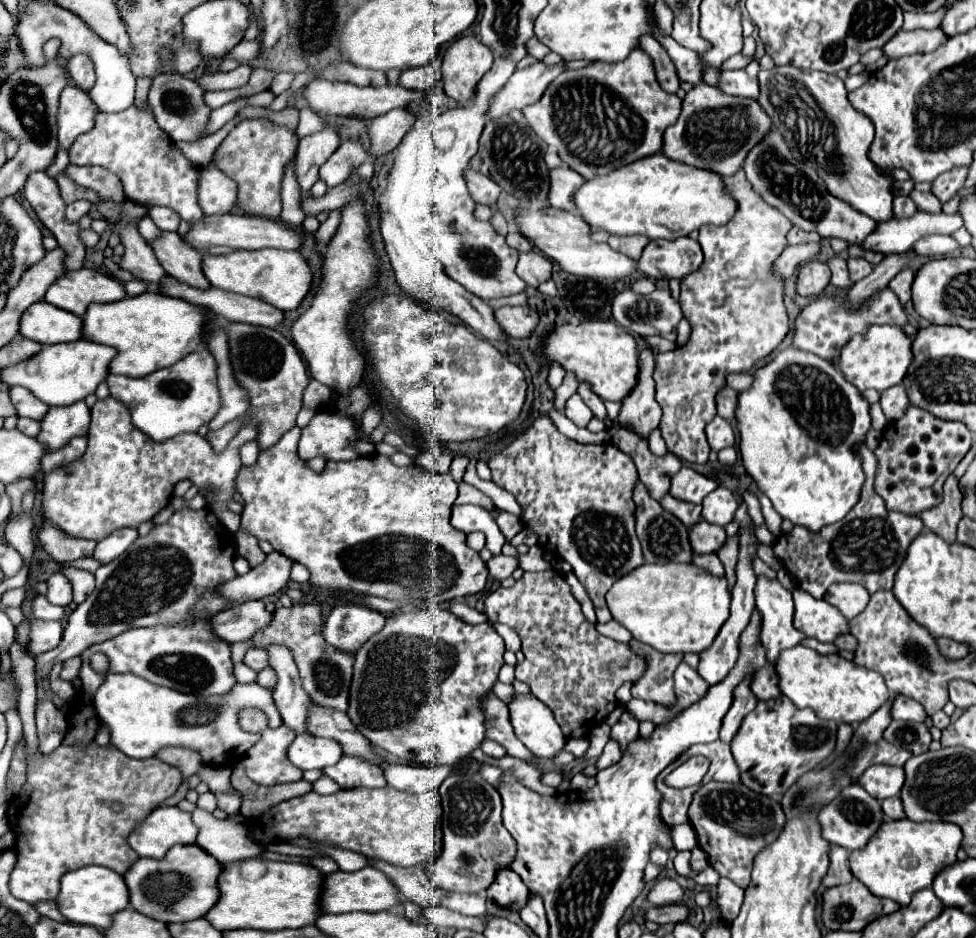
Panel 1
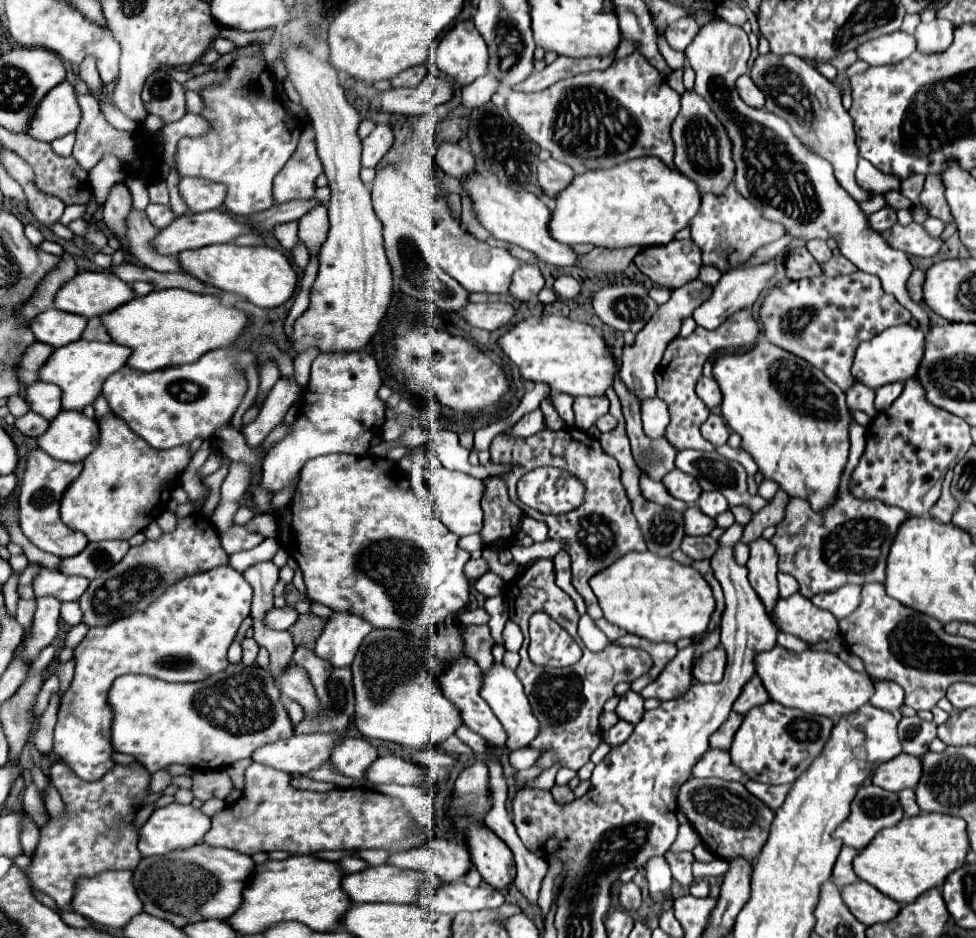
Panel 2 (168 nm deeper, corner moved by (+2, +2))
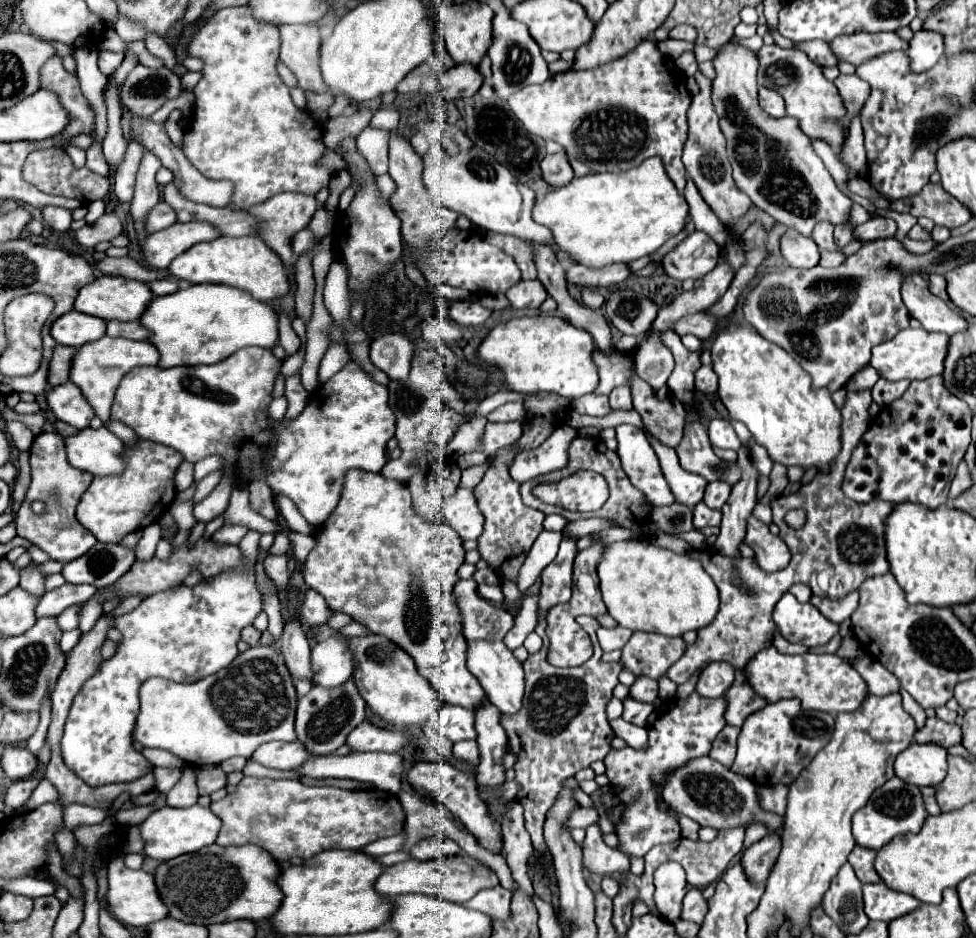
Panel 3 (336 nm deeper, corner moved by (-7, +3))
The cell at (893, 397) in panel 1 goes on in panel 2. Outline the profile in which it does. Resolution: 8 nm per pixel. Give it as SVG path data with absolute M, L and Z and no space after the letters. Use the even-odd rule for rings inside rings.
M893 382L893 384L885 384L881 388L875 390L875 408L881 412L881 410L887 410L897 398L899 394L903 392L905 388L905 382Z

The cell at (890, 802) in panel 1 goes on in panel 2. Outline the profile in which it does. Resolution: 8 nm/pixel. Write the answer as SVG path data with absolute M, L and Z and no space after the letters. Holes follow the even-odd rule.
M909 788L899 792L899 804L901 804L901 808L903 808L903 812L905 812L907 816L917 816L917 814L921 814L921 810L919 810L915 798L913 798L913 790L909 790Z

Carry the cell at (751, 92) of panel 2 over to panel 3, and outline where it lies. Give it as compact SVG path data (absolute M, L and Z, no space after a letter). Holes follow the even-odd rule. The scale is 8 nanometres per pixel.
M760 87L760 105L762 105L762 109L764 109L770 117L784 117L784 115L786 115L782 95L780 95L780 93L774 93L772 89Z

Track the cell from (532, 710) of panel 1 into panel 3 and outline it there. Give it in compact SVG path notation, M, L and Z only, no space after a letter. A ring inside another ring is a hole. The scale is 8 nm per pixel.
M478 639L478 641L466 641L466 645L468 645L468 649L466 649L468 669L480 681L480 685L486 691L488 699L502 713L516 713L518 705L522 703L522 693L524 693L524 669L518 663L518 659L504 645L504 641Z

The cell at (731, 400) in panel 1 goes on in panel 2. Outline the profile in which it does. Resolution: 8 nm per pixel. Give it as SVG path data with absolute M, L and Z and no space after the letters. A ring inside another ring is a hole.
M701 376L701 380L697 382L697 396L709 408L715 408L715 406L719 406L723 402L723 394L721 394L719 384L715 382L715 378L707 378L707 376Z

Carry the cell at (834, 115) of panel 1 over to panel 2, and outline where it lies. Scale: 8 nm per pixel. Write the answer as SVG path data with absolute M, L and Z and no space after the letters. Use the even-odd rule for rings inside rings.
M769 52L767 56L759 56L749 74L757 84L757 88L765 94L765 110L787 120L793 134L803 142L803 146L813 150L833 166L837 182L855 200L859 202L869 200L871 192L861 188L855 180L857 152L859 152L855 138L855 124L841 104L839 88L825 76L821 76L809 62L793 54L775 56Z

